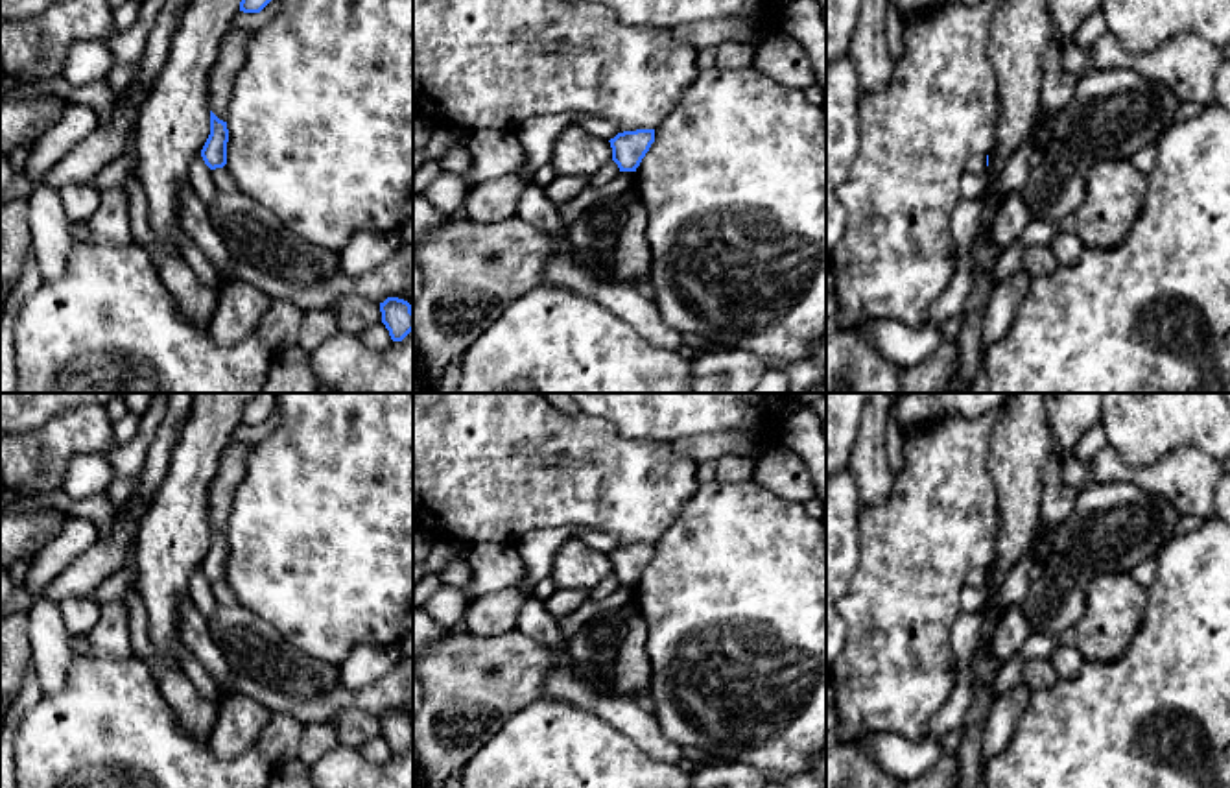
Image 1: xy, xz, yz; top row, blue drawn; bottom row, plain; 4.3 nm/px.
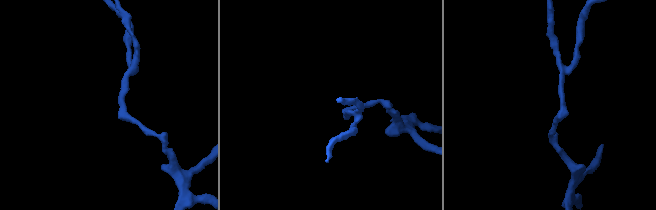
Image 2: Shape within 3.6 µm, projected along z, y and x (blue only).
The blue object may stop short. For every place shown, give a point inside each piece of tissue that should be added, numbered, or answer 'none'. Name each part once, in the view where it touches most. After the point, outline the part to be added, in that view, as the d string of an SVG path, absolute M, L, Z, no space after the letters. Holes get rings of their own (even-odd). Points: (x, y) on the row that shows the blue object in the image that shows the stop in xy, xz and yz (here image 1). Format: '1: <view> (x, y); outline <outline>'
none

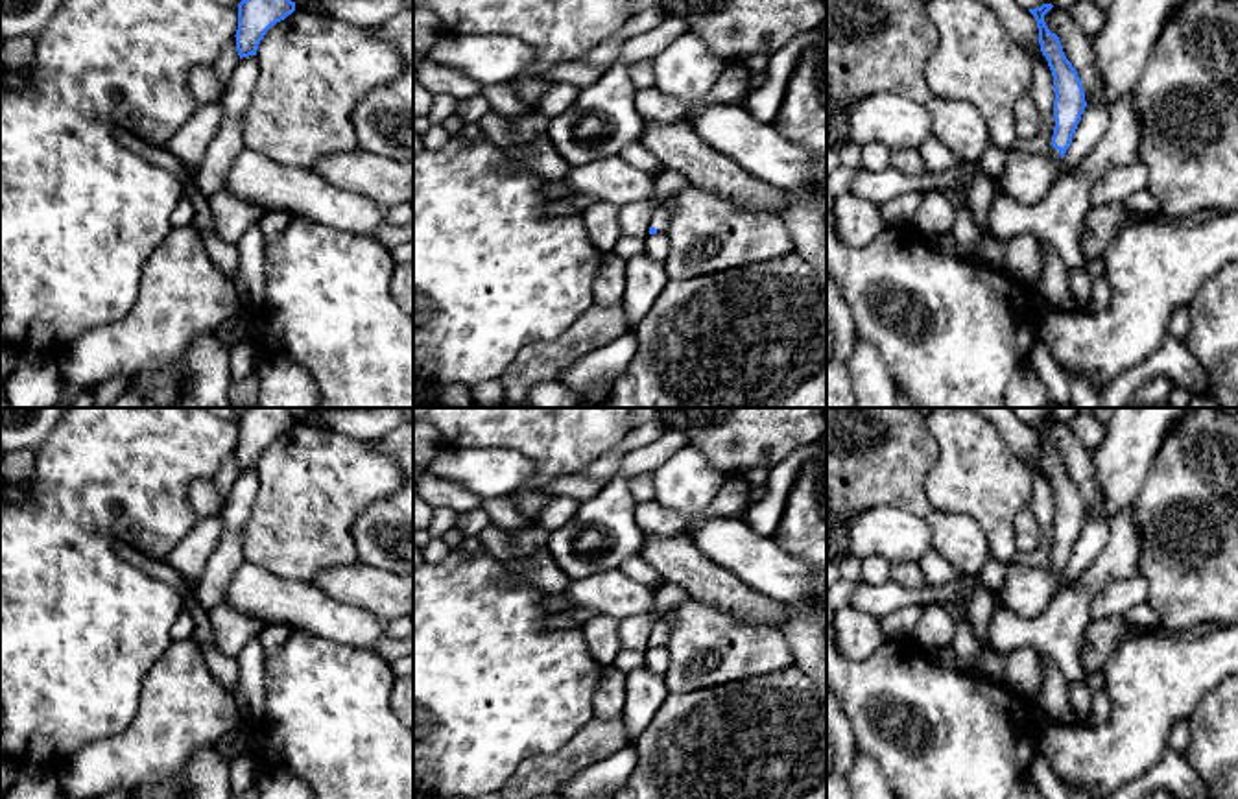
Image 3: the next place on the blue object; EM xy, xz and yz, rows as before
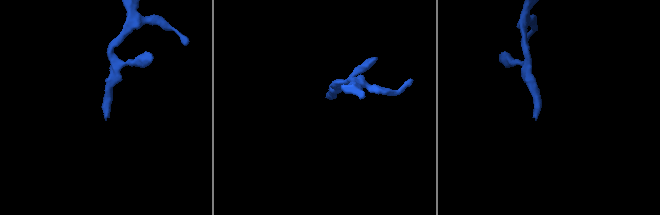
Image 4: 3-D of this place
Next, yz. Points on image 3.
1: yz (1026, 178); outline M1055 148L1048 153L1007 149L998 190L1020 205L1037 205L1055 183L1059 162Z

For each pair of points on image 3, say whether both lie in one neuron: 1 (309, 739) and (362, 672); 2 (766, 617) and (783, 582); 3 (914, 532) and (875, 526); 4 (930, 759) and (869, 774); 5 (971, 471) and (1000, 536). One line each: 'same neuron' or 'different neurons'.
1: same neuron
2: different neurons
3: same neuron
4: different neurons
5: same neuron

